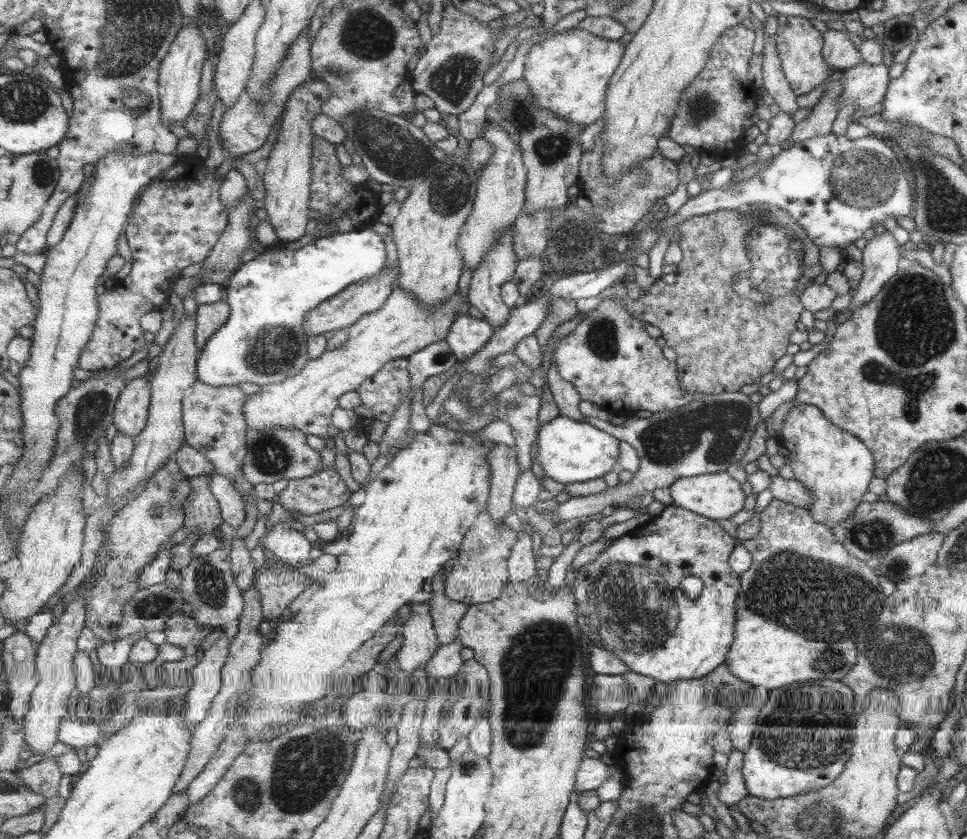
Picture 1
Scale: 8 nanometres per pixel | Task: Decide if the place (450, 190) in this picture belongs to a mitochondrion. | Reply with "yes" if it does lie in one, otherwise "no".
yes

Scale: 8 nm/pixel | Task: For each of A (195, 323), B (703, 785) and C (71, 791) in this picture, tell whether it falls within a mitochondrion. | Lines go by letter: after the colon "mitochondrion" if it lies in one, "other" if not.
A: other
B: other
C: other

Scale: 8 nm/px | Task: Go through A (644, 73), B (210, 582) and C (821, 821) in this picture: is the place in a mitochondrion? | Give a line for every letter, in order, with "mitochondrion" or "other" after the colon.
A: other
B: mitochondrion
C: mitochondrion

